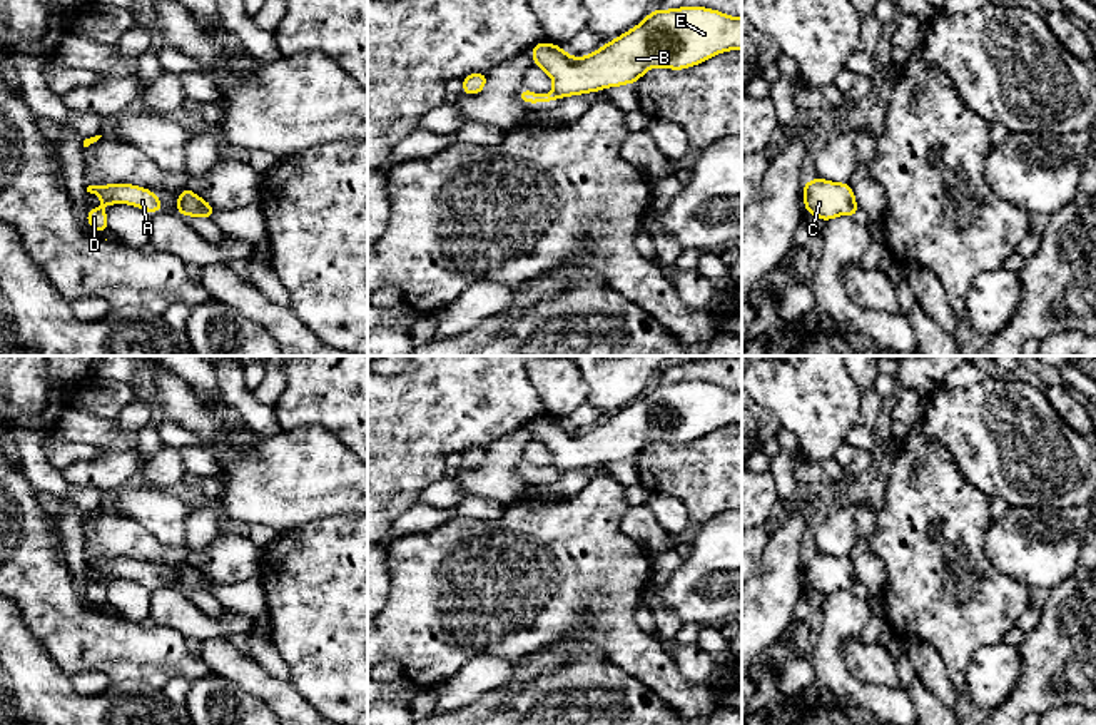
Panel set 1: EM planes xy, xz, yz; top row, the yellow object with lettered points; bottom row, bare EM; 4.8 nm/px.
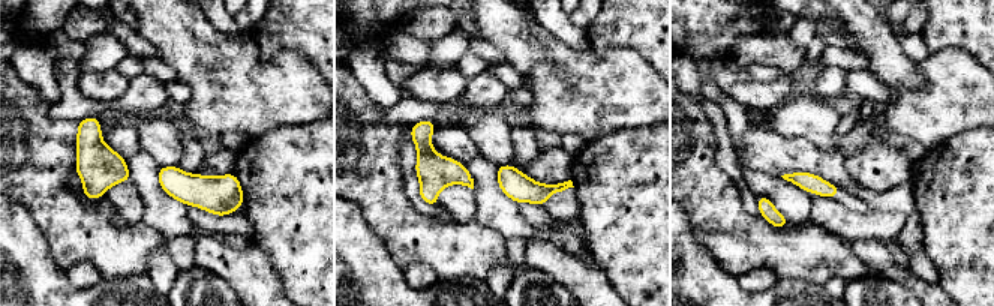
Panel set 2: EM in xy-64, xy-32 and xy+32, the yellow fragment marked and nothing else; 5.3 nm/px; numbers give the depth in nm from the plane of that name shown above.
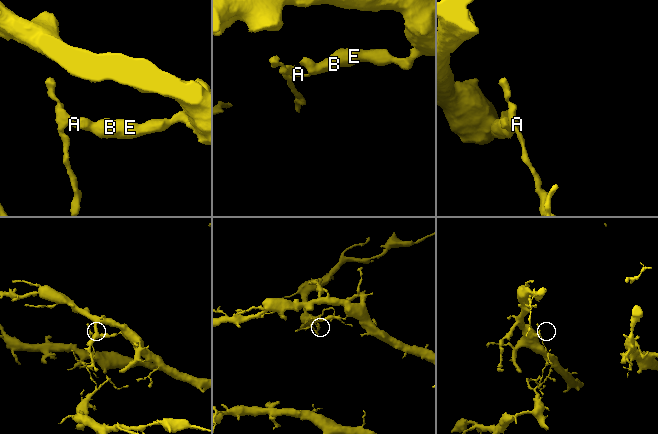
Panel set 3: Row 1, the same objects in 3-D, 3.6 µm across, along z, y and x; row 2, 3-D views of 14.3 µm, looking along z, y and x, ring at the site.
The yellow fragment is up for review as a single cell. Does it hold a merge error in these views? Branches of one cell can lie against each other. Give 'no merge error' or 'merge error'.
merge error

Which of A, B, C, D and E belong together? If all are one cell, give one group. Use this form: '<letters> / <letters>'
A D / B C E

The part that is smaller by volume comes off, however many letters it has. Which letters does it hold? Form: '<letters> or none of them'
A, D

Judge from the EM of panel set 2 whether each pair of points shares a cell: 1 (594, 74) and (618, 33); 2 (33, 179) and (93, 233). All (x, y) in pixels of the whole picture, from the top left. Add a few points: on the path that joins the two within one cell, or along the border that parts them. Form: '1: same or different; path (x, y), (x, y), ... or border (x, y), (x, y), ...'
1: different; border (588, 44), (597, 53), (633, 48), (643, 59)
2: same; path (48, 194), (78, 225)

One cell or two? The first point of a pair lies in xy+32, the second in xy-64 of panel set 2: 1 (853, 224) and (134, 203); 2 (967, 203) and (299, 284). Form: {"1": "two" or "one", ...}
{"1": "two", "2": "one"}

